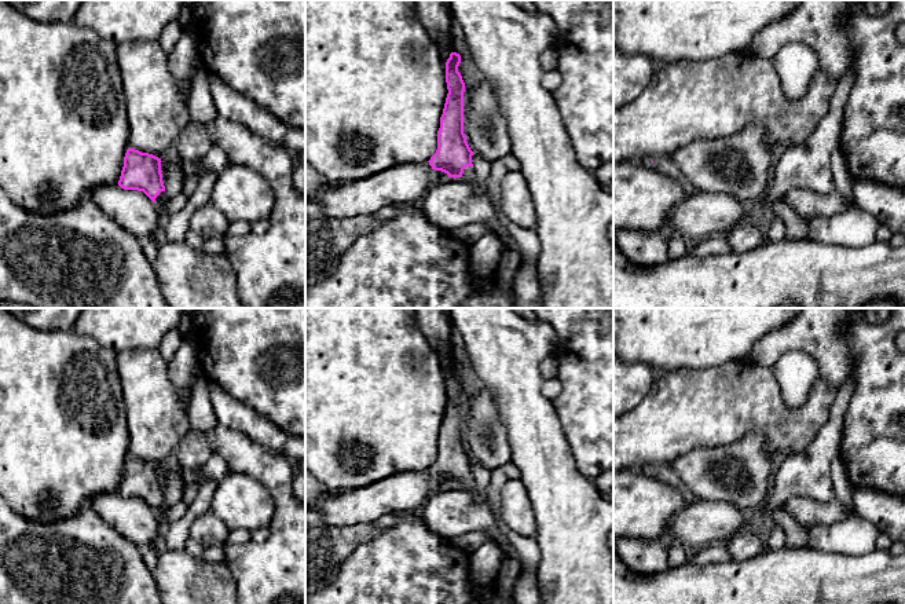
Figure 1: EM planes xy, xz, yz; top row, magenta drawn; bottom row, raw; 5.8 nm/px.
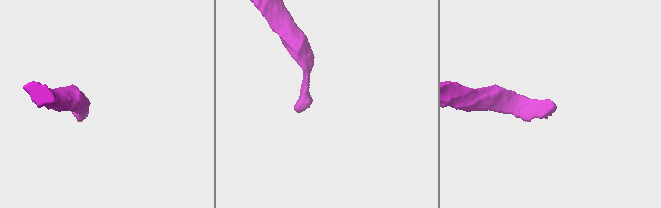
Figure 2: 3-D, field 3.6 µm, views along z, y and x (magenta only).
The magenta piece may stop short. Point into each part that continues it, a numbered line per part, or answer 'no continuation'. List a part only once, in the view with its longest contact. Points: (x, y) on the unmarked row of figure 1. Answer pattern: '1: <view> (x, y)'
1: xz (468, 483)

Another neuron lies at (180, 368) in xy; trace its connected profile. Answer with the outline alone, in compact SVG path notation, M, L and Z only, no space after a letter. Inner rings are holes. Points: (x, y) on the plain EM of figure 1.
M184 337L180 348L168 362L168 376L187 406L190 406L193 400L191 378L197 365L198 356L195 348L190 338Z

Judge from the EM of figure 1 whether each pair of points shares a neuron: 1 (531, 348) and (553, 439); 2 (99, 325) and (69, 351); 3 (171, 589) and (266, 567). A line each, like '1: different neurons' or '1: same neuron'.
1: same neuron
2: different neurons
3: different neurons

